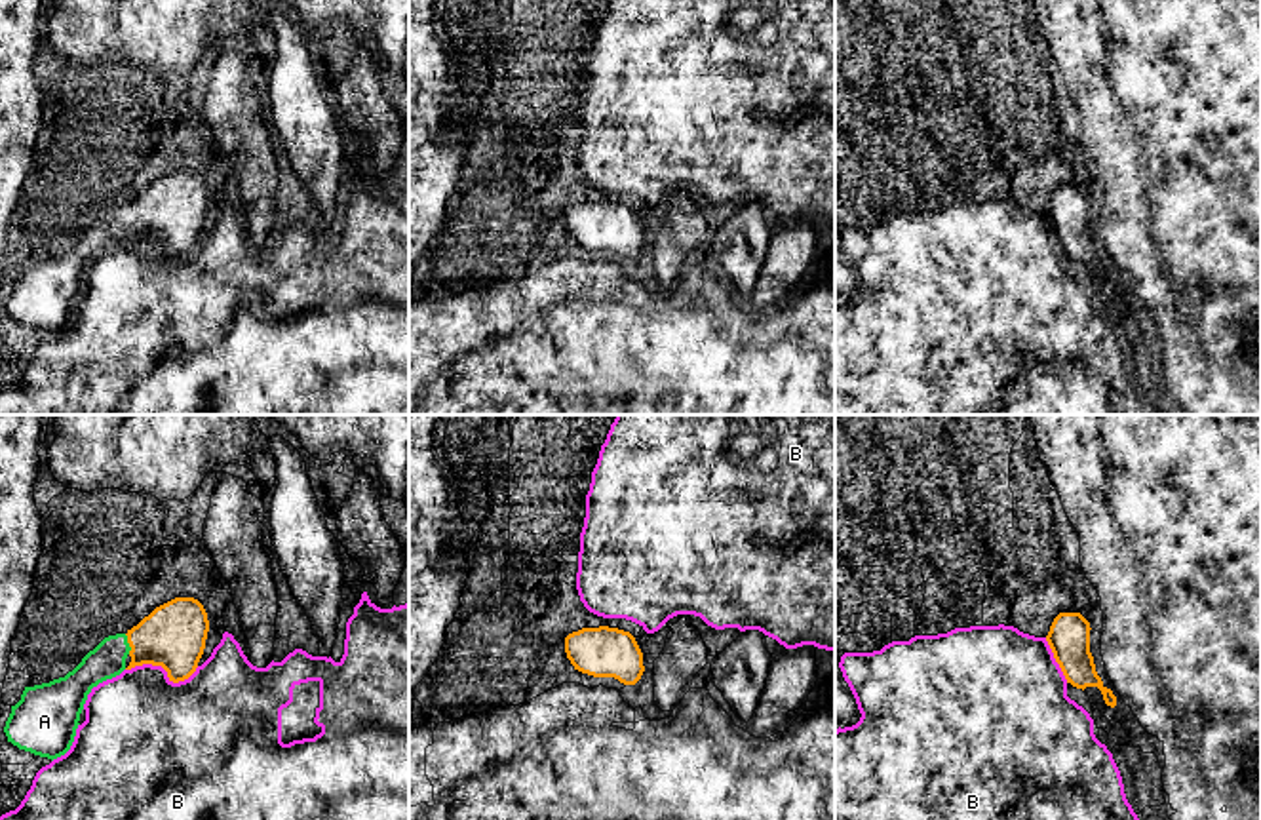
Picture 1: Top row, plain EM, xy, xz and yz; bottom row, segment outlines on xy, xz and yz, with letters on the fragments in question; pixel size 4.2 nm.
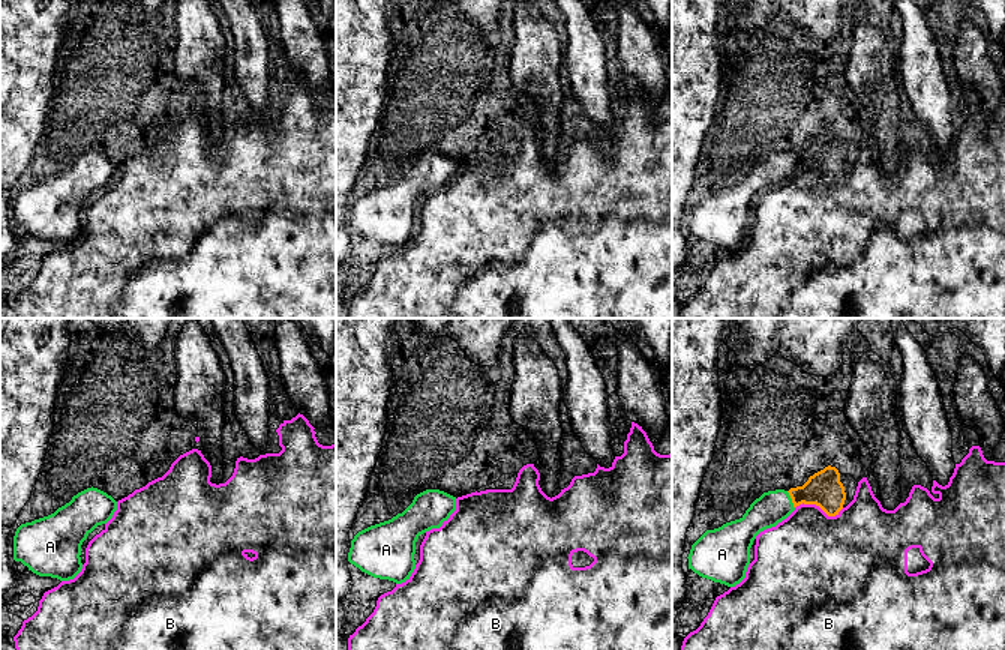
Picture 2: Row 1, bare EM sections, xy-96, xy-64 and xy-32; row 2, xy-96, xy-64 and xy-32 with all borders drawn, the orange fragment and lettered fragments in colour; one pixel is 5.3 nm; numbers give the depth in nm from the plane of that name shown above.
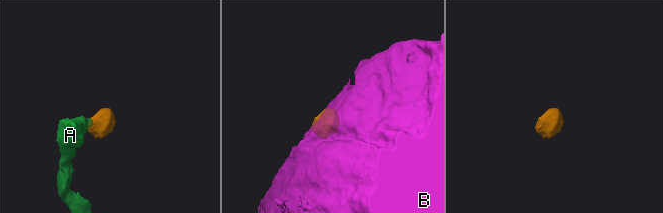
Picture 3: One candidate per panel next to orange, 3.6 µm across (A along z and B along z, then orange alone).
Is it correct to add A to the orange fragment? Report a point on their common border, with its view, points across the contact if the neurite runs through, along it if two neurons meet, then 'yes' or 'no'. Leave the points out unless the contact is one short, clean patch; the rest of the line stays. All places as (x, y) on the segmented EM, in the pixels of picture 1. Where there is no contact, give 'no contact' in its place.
contact xy (128, 642); way xy (174, 636), (153, 642), (128, 642), (107, 661); yes

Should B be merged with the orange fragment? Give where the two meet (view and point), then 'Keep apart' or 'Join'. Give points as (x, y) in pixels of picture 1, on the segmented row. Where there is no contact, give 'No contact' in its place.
Touches orange at xy (162, 666). Keep apart

